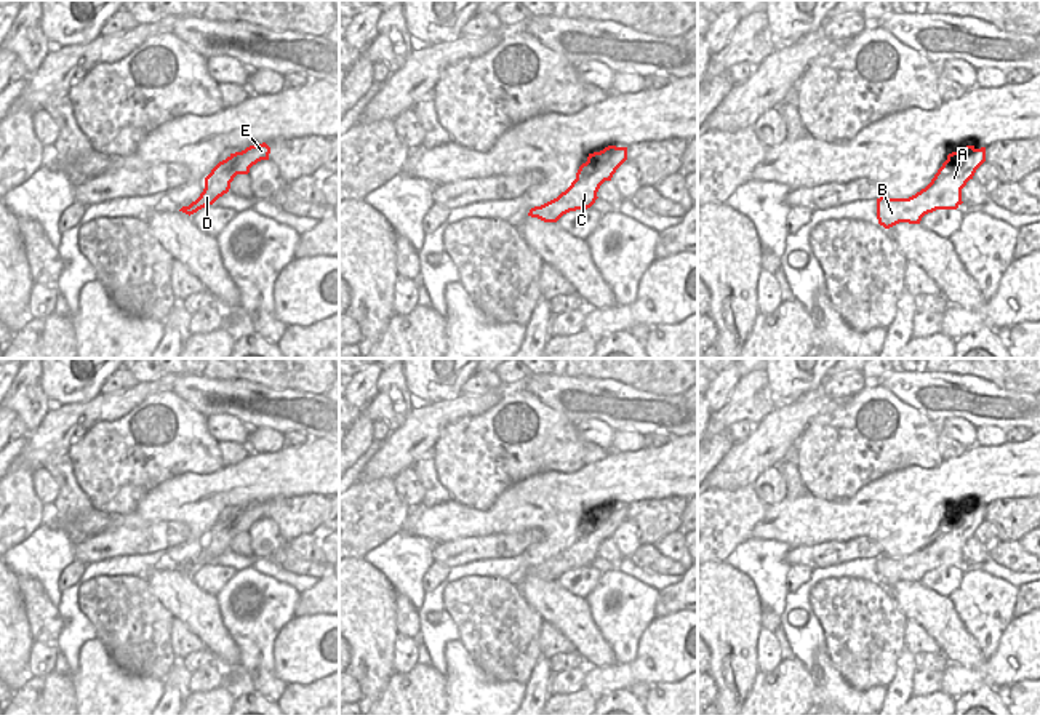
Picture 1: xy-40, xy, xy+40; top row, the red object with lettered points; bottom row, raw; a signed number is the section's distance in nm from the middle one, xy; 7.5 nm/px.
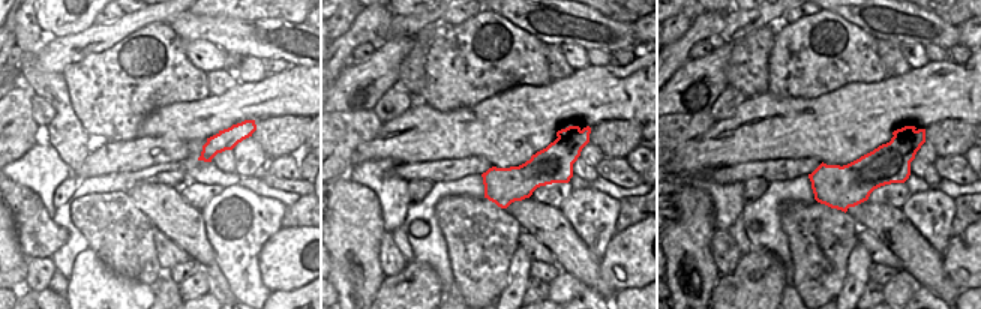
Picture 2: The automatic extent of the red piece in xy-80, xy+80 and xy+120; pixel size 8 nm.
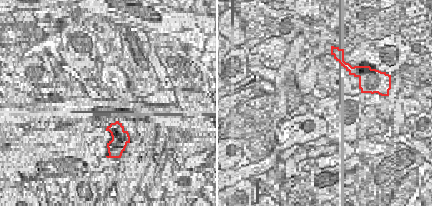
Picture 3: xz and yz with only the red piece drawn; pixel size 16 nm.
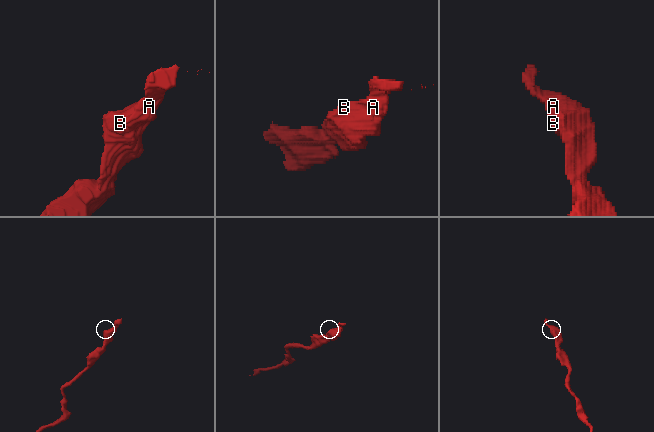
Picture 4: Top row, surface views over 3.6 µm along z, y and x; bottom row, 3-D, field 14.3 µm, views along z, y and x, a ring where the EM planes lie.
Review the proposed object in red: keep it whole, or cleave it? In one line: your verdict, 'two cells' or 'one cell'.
one cell

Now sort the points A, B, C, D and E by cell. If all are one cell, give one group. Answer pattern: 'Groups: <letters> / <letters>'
Groups: A B C D E

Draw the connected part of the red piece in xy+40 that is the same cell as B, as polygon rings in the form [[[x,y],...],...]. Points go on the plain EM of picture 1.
[[[966,504],[947,513],[931,541],[909,557],[877,557],[877,577],[885,587],[899,581],[920,582],[922,576],[936,568],[957,568],[962,547],[986,520],[986,505]]]

